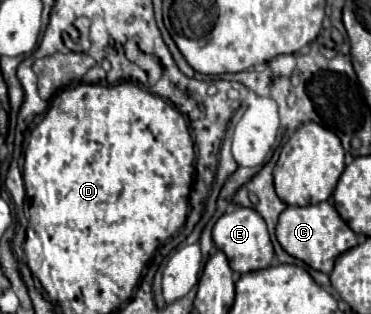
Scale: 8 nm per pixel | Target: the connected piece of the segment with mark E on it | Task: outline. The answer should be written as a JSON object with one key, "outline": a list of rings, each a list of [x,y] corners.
{"outline":[[[237,206],[225,212],[213,226],[213,242],[227,256],[233,272],[245,274],[245,272],[265,270],[273,262],[273,244],[271,244],[265,220],[261,220],[261,216],[257,216],[257,212],[253,212],[251,208]]]}

